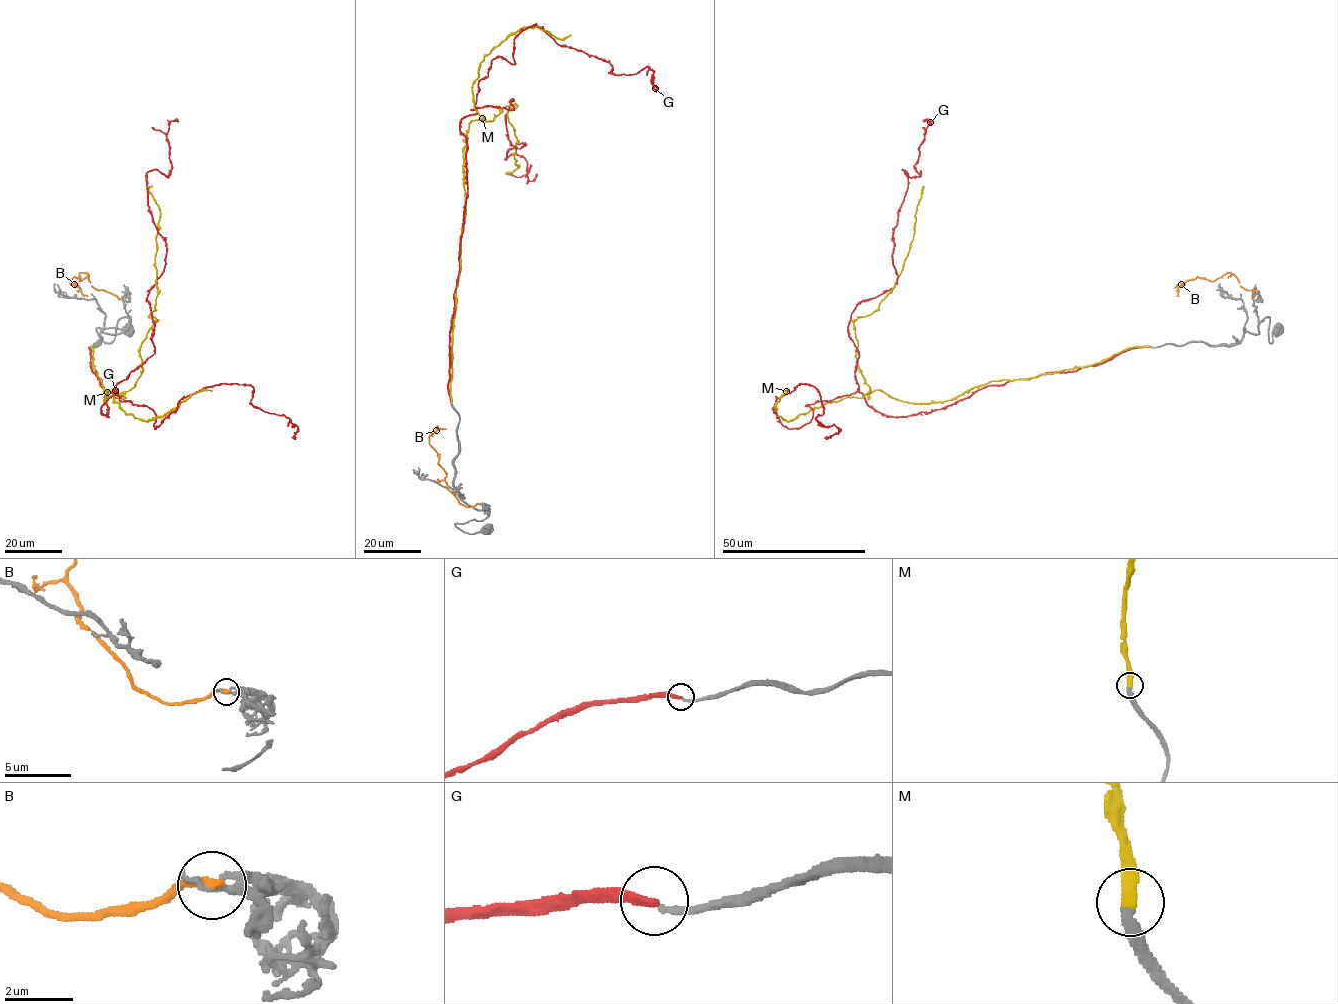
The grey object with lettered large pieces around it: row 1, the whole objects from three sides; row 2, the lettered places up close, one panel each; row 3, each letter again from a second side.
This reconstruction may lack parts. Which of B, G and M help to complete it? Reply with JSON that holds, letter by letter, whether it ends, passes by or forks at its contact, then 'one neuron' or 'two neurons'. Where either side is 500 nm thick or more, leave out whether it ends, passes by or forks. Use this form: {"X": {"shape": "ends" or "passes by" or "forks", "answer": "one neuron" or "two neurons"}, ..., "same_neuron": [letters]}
{"B": {"shape": "ends", "answer": "two neurons"}, "G": {"shape": "ends", "answer": "two neurons"}, "M": {"shape": "ends", "answer": "one neuron"}, "same_neuron": ["M"]}

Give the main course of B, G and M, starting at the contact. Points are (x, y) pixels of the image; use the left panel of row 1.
B: (120, 299), (93, 288), (86, 273), (80, 281), (74, 277), (70, 280), (87, 295)
G: (92, 347), (108, 417), (101, 407), (153, 353), (147, 298), (166, 249), (146, 174), (169, 176), (178, 121)
M: (92, 347), (104, 404), (109, 390), (135, 386), (141, 342), (157, 320), (148, 316), (158, 293), (152, 186)

